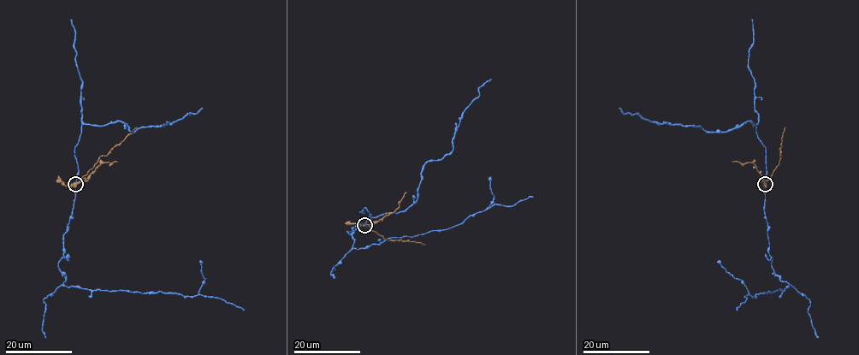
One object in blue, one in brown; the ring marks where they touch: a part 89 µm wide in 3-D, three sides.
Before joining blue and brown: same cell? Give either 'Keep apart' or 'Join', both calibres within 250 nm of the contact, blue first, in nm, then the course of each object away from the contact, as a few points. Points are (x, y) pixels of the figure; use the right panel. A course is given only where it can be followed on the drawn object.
Keep apart. Thickness 220 nm (blue) against 480 nm. Course of blue: (765, 184), (764, 214), (772, 268), (789, 286), (771, 293), (745, 296), (746, 299), (737, 310). Course of brown: (765, 184), (780, 159), (784, 127)

